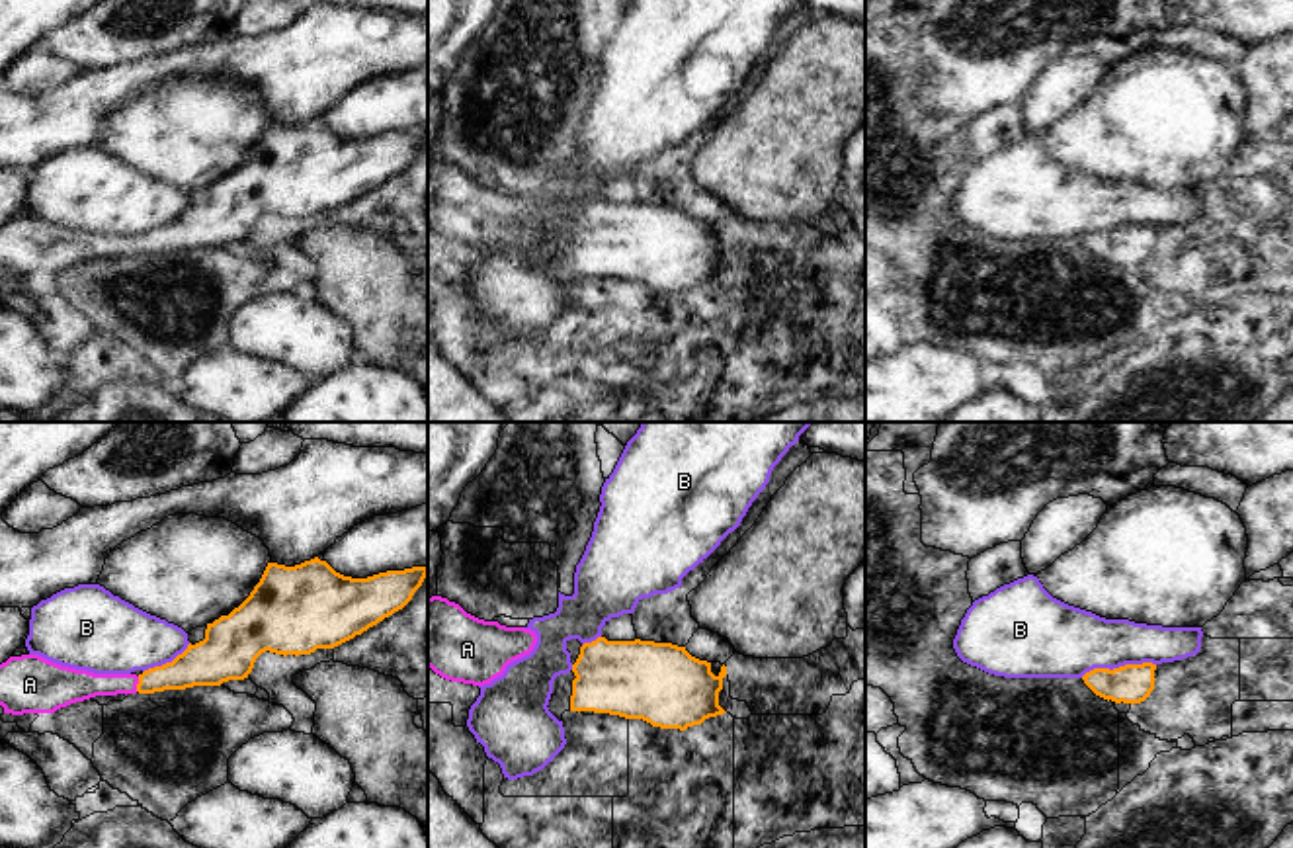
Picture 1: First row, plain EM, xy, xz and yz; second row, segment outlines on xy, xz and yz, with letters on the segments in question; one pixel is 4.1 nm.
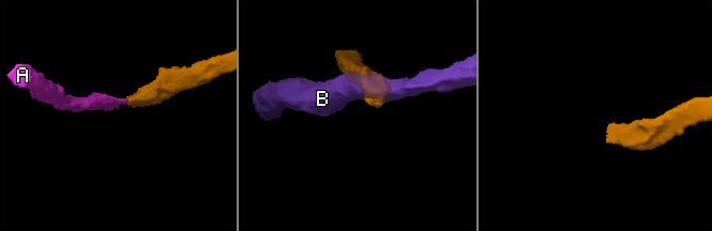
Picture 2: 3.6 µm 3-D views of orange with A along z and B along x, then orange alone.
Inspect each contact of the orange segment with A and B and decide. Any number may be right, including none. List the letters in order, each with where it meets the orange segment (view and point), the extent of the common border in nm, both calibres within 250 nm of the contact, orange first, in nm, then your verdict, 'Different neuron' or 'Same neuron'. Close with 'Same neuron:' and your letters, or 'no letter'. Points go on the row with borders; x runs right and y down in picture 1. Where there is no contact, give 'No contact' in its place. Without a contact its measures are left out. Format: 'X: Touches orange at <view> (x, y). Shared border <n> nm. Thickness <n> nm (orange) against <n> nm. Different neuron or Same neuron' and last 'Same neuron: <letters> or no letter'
A: Touches orange at xy (137, 684). Shared border 70 nm. Thickness 160 nm (orange) against 130 nm. Same neuron
B: Touches orange at yz (1120, 667). Shared border 320 nm. Thickness 160 nm (orange) against 300 nm. Different neuron
Same neuron: A.

